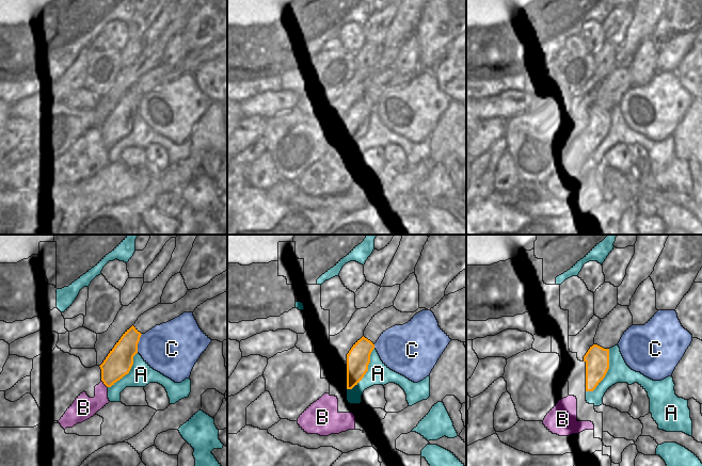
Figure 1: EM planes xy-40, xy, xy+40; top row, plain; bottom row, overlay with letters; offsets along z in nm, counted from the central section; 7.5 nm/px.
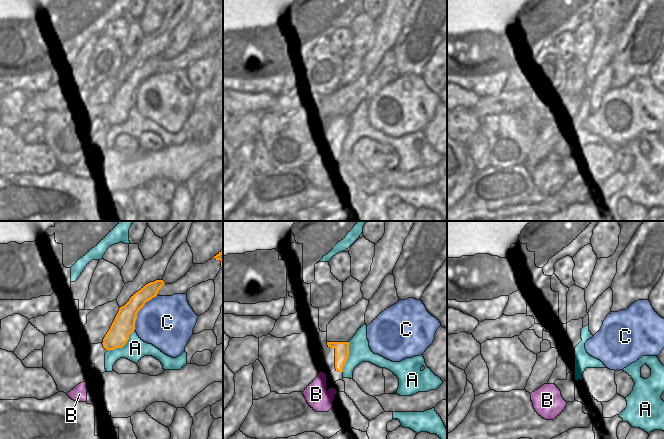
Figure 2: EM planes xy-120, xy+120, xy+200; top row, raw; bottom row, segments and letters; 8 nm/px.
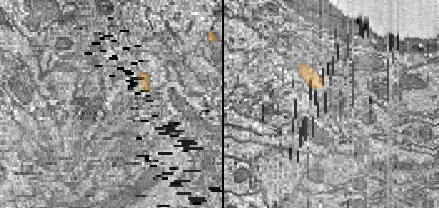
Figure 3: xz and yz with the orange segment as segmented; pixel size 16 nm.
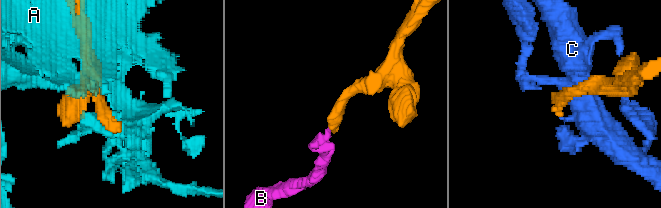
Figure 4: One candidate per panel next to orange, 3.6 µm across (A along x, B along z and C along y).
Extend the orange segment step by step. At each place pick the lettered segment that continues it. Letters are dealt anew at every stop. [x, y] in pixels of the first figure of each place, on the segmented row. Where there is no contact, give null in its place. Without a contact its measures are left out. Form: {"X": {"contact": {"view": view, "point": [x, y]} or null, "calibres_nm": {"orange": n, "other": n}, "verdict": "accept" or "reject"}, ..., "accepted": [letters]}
{"A": {"contact": {"view": "xy+40", "point": [606, 372]}, "calibres_nm": {"orange": 180, "other": 160}, "verdict": "reject"}, "B": {"contact": {"view": "xy-40", "point": [104, 383]}, "calibres_nm": {"orange": 200, "other": 180}, "verdict": "accept"}, "C": {"contact": {"view": "xy-40", "point": [138, 342]}, "calibres_nm": {"orange": 200, "other": 380}, "verdict": "reject"}, "accepted": ["B"]}

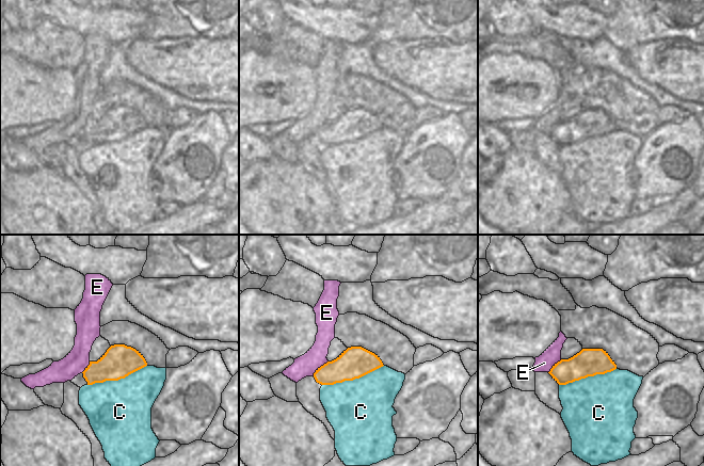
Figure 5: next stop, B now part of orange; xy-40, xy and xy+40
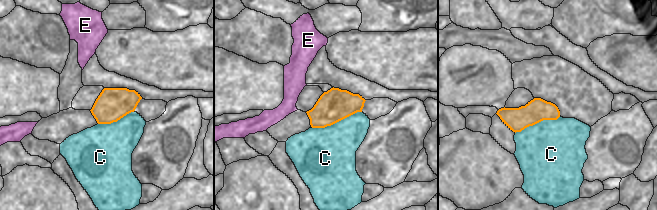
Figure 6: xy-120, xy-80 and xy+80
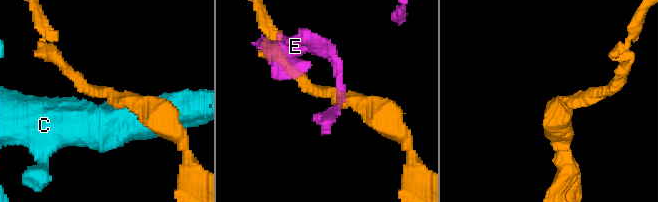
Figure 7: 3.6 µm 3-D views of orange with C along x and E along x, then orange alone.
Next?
{"C": {"contact": {"view": "xy", "point": [352, 380]}, "calibres_nm": {"orange": 240, "other": 480}, "verdict": "accept"}, "E": {"contact": {"view": "xy", "point": [319, 368]}, "calibres_nm": {"orange": 220, "other": 160}, "verdict": "reject"}, "accepted": ["C"]}

